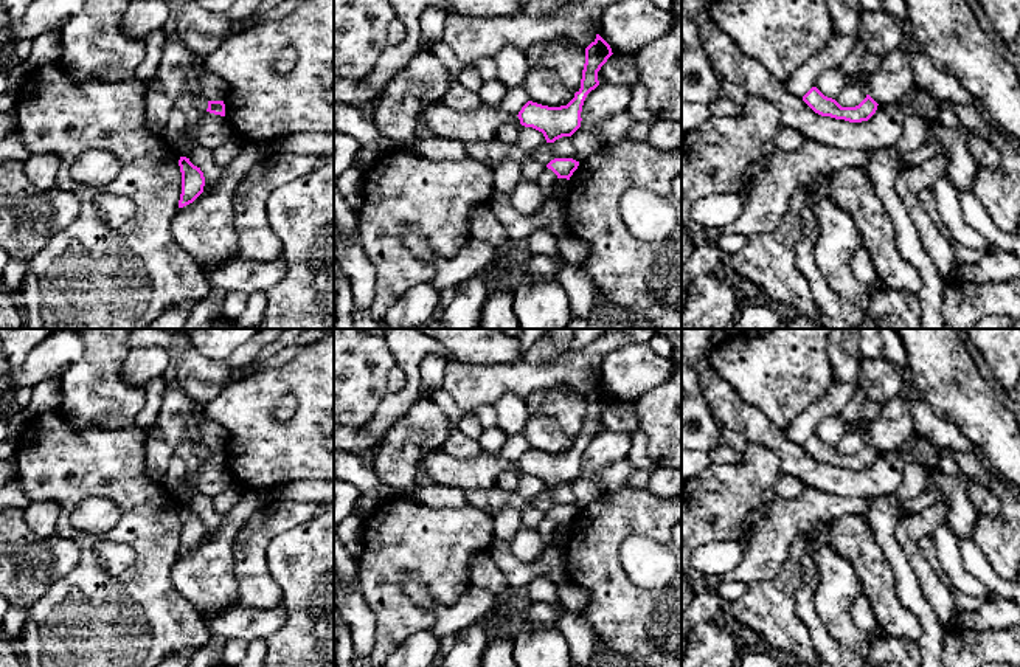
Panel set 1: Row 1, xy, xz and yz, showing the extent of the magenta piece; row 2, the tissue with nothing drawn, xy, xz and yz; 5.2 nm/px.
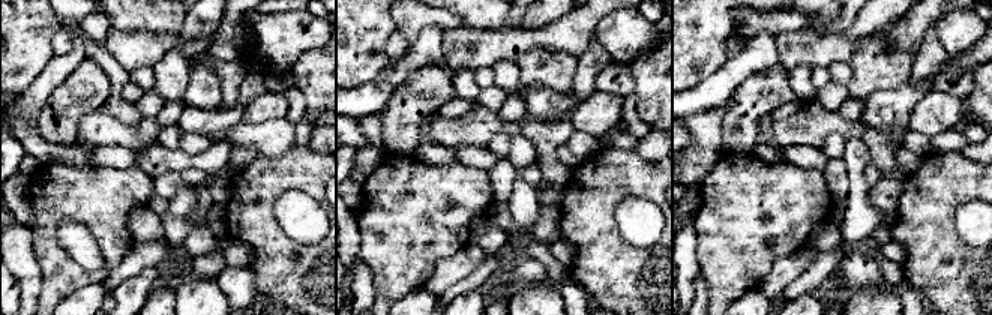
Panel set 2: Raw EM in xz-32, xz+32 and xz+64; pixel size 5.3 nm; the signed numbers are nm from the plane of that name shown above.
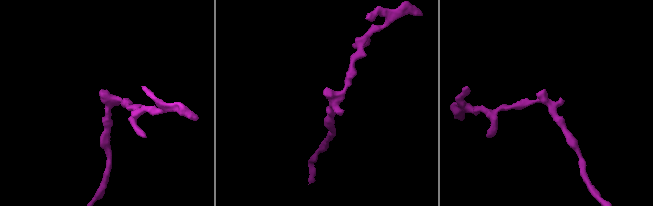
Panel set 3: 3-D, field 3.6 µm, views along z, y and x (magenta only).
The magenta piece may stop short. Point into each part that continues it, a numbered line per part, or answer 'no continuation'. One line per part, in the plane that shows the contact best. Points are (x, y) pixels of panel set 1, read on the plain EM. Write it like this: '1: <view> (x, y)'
1: xz (547, 528)

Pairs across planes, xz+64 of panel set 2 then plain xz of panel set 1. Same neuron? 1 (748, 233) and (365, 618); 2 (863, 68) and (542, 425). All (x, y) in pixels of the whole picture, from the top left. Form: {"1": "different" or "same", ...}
{"1": "different", "2": "different"}

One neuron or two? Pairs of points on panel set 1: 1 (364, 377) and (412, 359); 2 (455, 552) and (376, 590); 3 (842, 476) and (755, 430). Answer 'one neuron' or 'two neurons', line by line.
1: two neurons
2: one neuron
3: one neuron

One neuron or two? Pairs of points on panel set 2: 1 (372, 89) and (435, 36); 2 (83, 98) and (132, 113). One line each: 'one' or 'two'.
1: one
2: two

